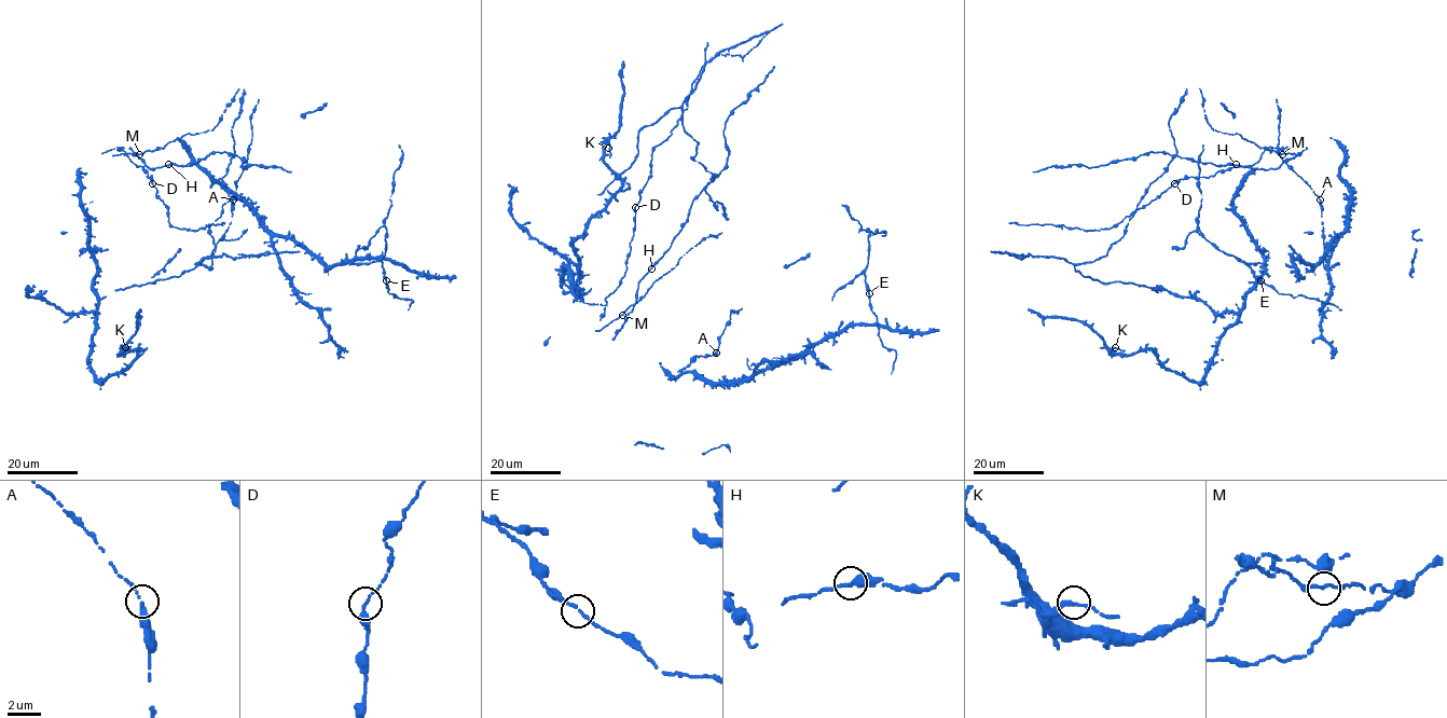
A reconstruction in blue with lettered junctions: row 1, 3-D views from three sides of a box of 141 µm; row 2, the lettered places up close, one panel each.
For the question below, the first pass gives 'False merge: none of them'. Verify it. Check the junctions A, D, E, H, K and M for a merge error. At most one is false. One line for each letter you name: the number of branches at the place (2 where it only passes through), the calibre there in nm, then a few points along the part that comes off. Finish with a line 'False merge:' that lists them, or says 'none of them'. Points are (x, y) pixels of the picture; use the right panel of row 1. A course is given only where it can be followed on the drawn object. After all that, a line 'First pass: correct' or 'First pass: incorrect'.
False merge: none of them
First pass: correct

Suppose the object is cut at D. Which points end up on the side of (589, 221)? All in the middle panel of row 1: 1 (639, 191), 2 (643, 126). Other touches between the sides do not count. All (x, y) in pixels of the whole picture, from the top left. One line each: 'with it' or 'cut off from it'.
1: cut off from it
2: with it

